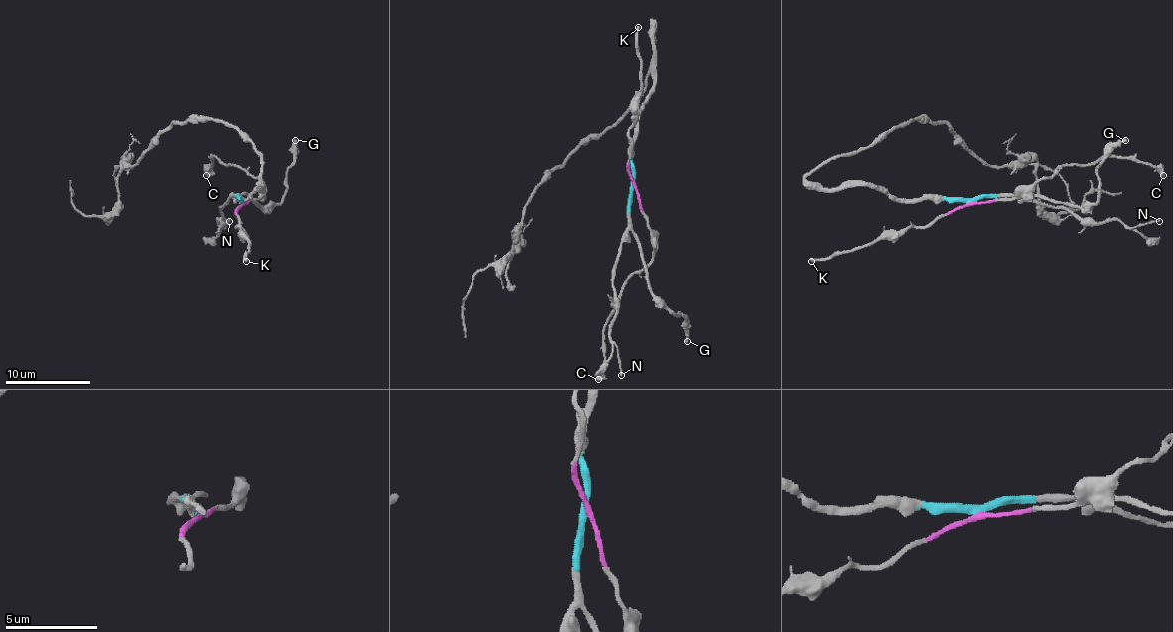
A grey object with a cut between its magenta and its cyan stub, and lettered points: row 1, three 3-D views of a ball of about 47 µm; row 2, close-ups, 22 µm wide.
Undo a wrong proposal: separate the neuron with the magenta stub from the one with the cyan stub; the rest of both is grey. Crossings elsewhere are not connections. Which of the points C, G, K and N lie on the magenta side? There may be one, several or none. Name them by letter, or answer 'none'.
C, K

